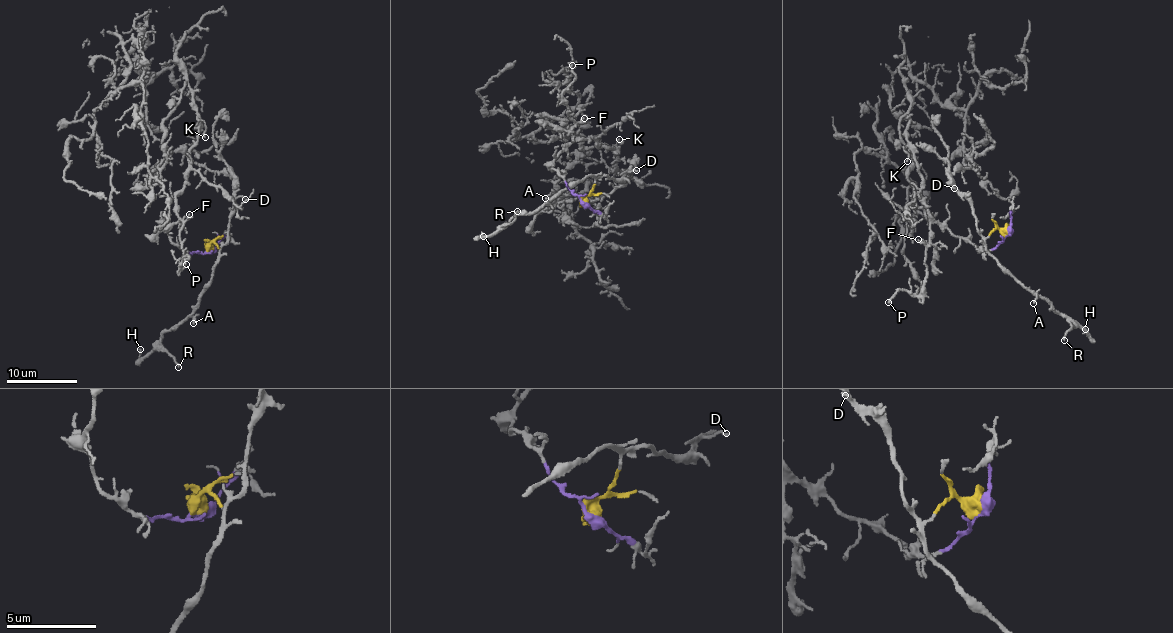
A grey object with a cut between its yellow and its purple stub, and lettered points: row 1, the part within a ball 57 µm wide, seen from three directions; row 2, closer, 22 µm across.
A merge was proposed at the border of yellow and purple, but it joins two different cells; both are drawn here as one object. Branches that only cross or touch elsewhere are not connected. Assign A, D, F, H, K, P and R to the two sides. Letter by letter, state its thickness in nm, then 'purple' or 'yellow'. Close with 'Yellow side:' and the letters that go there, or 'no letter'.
A: calibre 120 nm; yellow
D: calibre 120 nm; yellow
F: calibre 100 nm; purple
H: calibre 160 nm; yellow
K: calibre 110 nm; purple
P: calibre 150 nm; purple
R: calibre 150 nm; yellow
Yellow side: A, D, H, R

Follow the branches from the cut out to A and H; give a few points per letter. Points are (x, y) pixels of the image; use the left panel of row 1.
A: (208, 250), (211, 243), (215, 244), (219, 250), (219, 260), (199, 299), (192, 323)
H: (208, 250), (215, 244), (219, 260), (191, 314), (164, 331), (147, 357), (142, 358), (141, 349)

